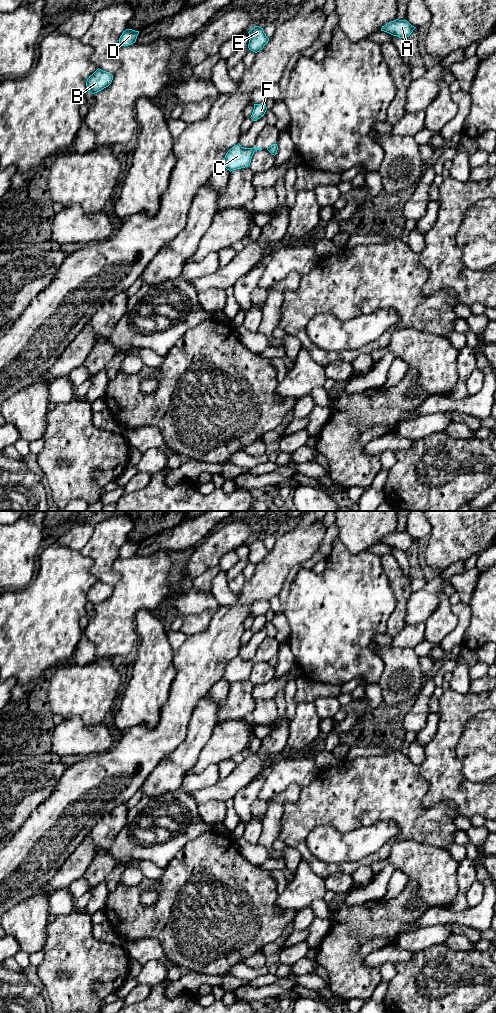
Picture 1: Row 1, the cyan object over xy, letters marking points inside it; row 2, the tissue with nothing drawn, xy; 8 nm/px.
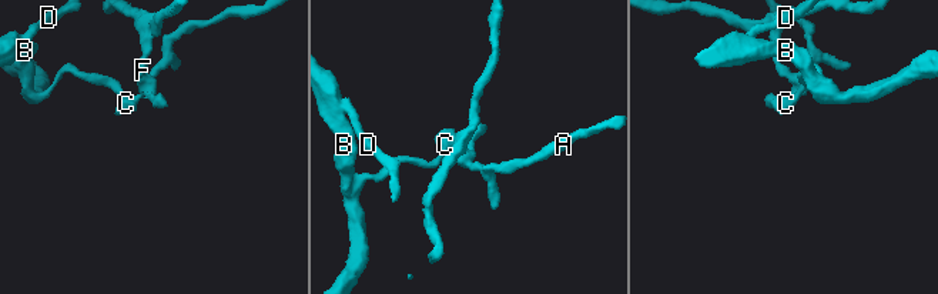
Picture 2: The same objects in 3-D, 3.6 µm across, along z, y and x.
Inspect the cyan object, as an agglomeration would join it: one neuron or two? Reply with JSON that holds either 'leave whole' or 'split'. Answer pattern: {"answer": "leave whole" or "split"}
{"answer": "split"}

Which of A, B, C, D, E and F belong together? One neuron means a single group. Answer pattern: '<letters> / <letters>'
A D E F / B C

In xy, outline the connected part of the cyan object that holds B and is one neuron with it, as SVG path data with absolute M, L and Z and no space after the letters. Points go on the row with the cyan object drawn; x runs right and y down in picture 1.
M98 68L86 81L87 91L95 94L108 87L112 80L112 74Z

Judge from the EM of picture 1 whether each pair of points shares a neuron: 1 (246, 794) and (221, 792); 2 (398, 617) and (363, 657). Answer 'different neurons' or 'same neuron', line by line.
1: different neurons
2: different neurons

